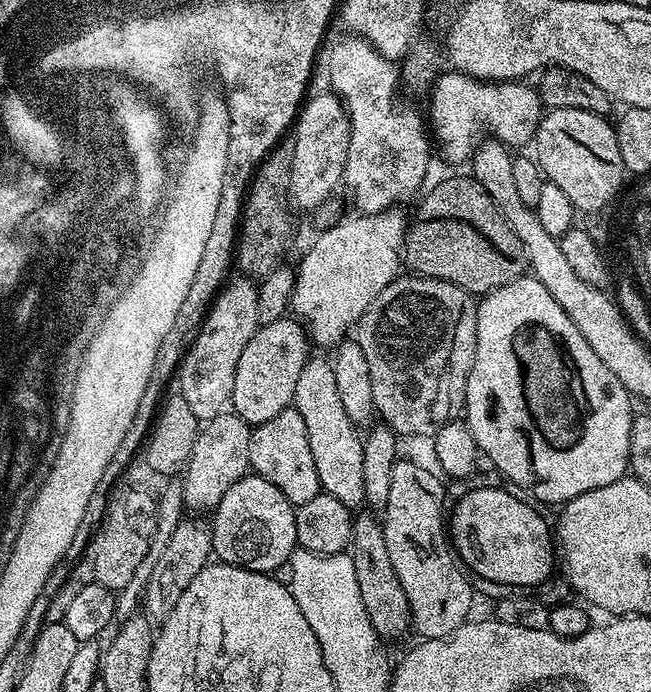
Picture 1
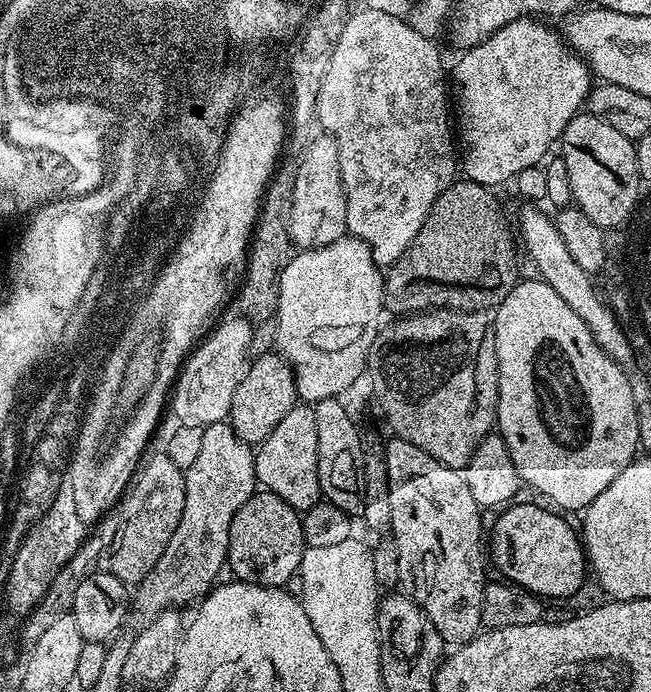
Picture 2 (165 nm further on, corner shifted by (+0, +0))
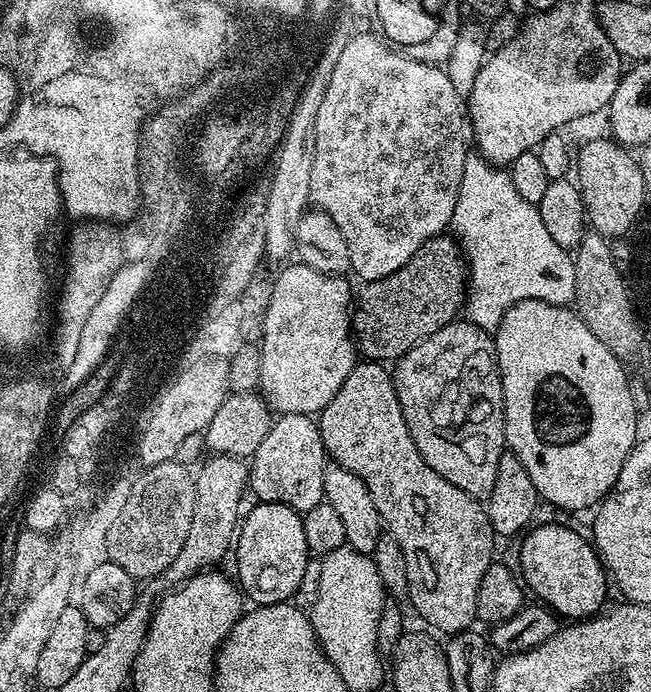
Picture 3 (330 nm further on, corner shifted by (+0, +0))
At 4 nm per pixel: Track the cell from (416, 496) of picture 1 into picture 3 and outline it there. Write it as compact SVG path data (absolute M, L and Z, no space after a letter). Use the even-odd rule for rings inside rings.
M380 362L357 363L356 367L350 370L346 382L342 382L342 390L338 390L338 394L334 394L334 398L330 398L327 406L319 412L318 423L324 443L324 451L330 457L332 464L342 465L346 470L358 474L362 478L362 482L366 482L366 490L370 490L370 498L374 498L374 506L378 510L383 527L395 538L398 546L402 546L402 554L406 554L406 574L408 575L408 594L406 598L408 602L412 602L413 610L430 627L437 628L438 631L444 632L443 634L466 632L477 623L478 586L482 586L482 574L486 574L486 570L494 562L496 533L492 531L487 507L477 497L466 494L466 490L458 490L458 486L454 486L454 482L446 482L446 478L442 478L442 474L438 474L434 470L430 470L430 466L426 466L422 454L418 454L418 446L414 446L414 438L410 438L408 423L402 414L402 406L398 402L398 394L392 381L392 372L384 368L387 367Z

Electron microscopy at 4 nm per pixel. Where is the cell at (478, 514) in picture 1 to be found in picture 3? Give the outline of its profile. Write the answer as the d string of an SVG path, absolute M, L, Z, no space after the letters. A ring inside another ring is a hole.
M538 524L521 539L520 576L526 585L527 591L531 595L533 592L537 596L533 597L541 605L551 608L557 617L569 616L567 618L569 621L579 622L597 615L605 607L604 599L608 596L610 580L595 547L590 543L589 537L587 535L584 535L585 537L579 536L574 529L567 528L564 524Z

